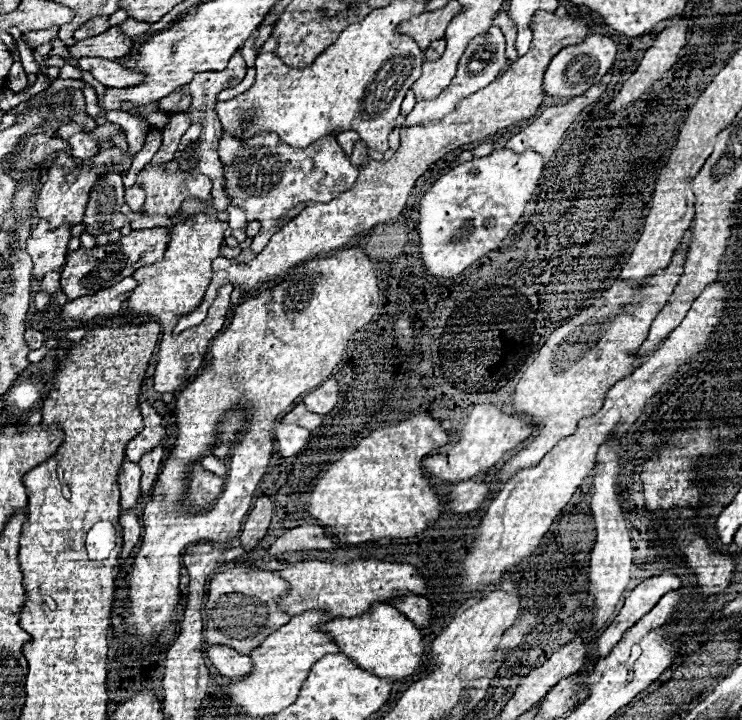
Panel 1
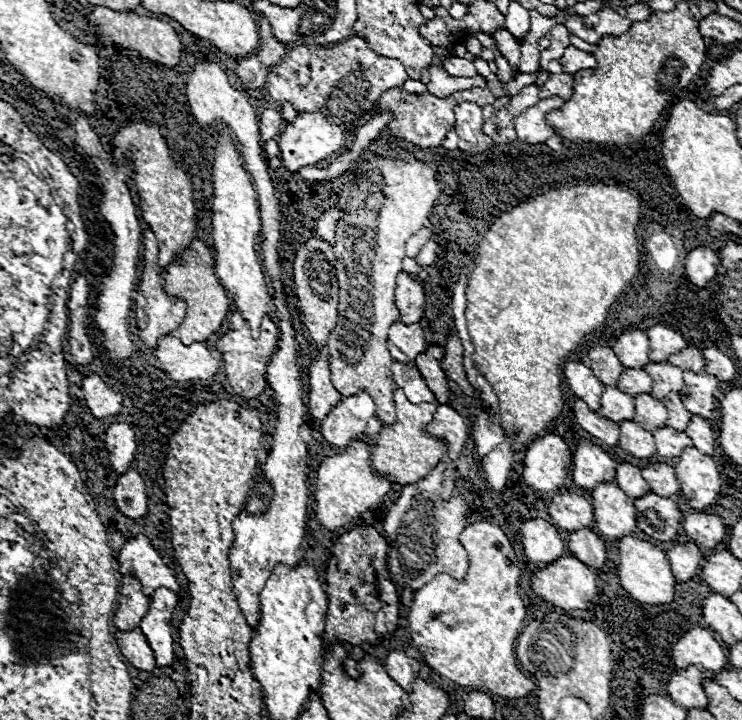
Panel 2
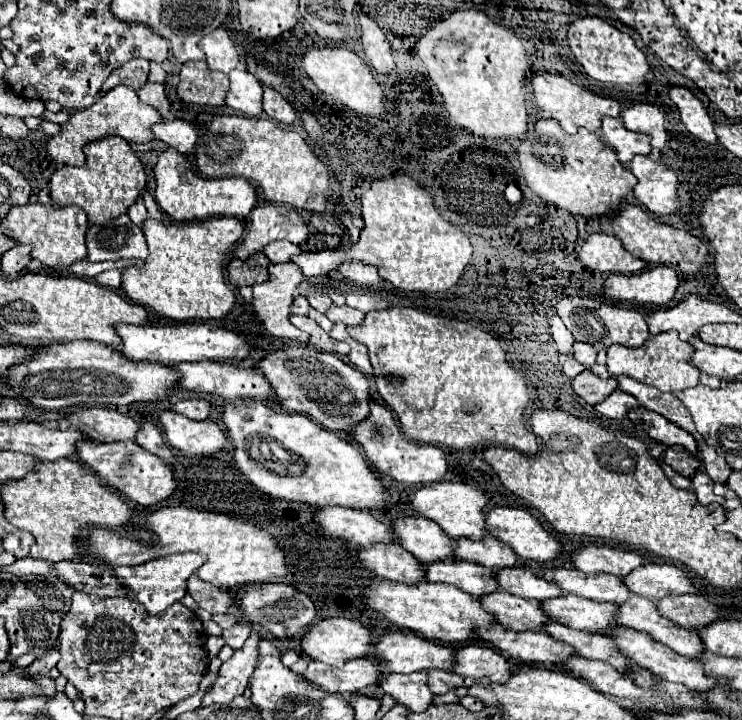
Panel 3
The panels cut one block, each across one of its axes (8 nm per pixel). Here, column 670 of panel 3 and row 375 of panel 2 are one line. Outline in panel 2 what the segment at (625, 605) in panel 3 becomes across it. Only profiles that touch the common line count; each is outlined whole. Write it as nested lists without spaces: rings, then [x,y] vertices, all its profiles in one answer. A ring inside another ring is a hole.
[[[626,368],[618,380],[618,390],[630,396],[636,396],[638,392],[650,392],[652,384],[654,384],[652,378],[642,368],[636,368],[636,370]]]

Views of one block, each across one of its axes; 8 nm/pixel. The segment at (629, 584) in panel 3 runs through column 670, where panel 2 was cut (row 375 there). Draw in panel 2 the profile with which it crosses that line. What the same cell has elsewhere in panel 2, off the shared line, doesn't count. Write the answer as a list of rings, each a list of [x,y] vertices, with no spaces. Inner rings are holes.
[[[568,362],[564,366],[564,376],[572,392],[580,400],[584,400],[590,406],[590,410],[600,412],[600,396],[604,392],[604,384],[592,374],[592,370],[582,362]]]

